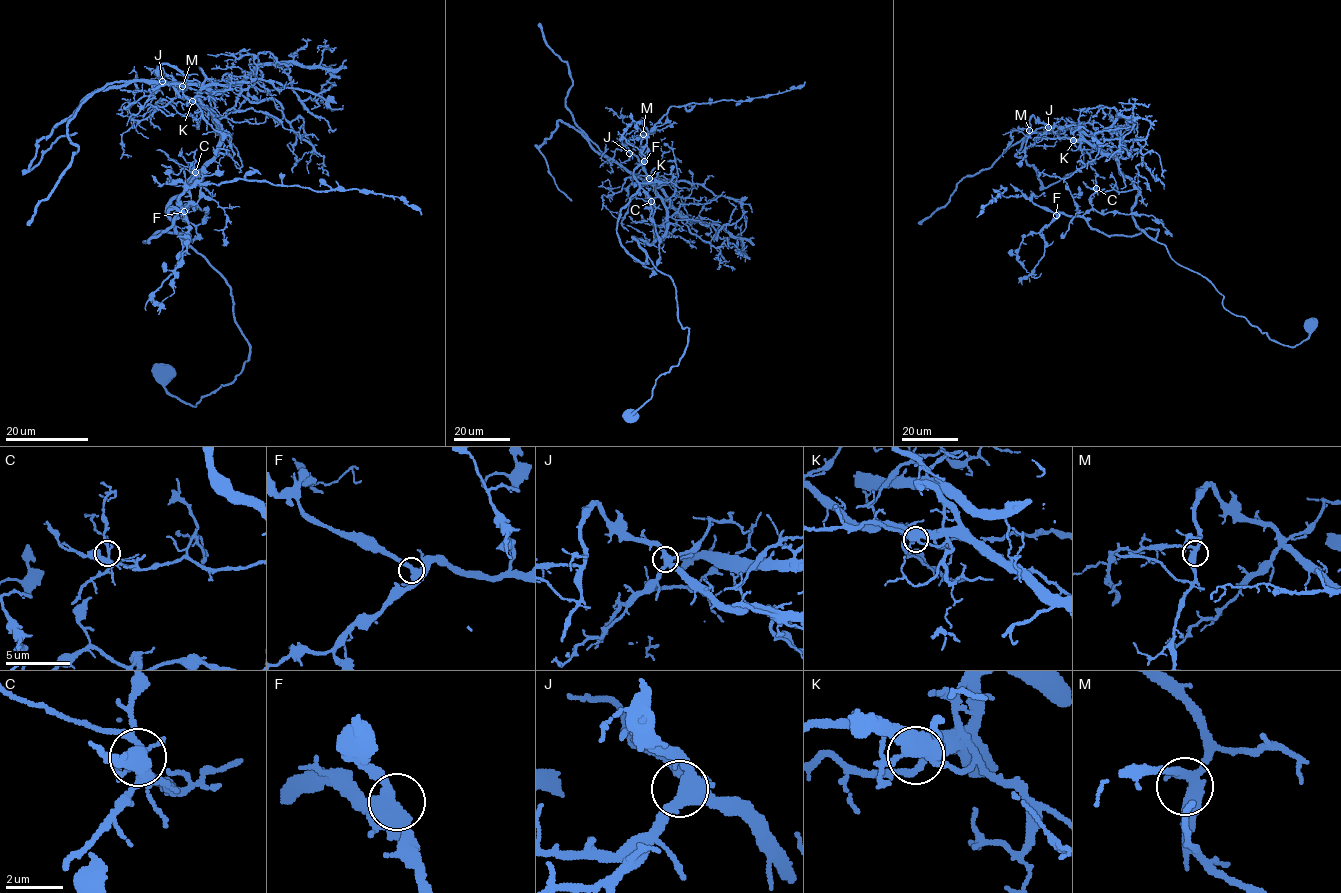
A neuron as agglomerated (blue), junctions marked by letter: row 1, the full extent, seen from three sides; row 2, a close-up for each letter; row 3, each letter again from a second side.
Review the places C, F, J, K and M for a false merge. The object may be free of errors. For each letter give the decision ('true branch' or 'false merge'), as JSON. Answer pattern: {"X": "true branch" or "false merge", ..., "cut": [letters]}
{"C": "true branch", "F": "true branch", "J": "true branch", "K": "false merge", "M": "true branch", "cut": ["K"]}

